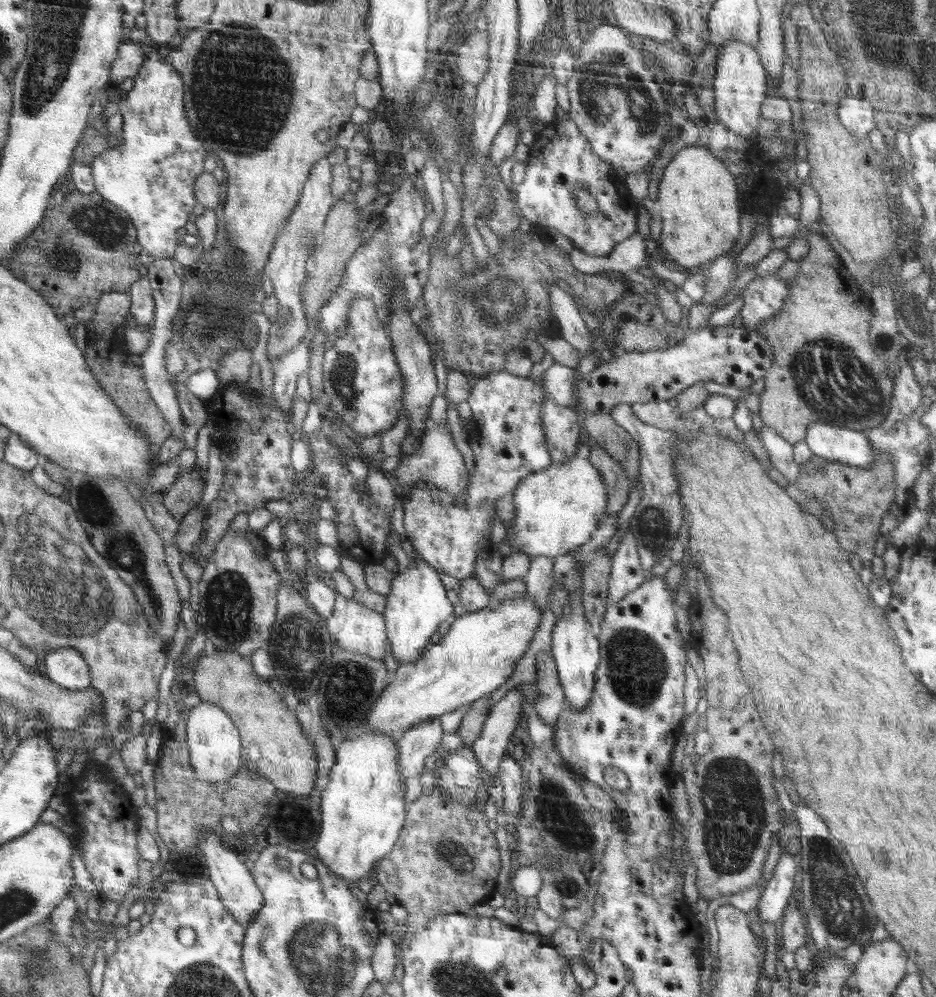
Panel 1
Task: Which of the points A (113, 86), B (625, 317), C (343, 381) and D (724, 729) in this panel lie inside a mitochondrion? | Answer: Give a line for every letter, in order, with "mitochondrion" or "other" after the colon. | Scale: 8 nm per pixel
A: other
B: other
C: mitochondrion
D: other

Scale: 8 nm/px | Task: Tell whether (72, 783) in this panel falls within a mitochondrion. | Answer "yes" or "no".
no

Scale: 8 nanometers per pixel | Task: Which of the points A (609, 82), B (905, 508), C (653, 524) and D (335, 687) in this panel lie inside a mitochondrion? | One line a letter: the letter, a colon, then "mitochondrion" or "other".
A: mitochondrion
B: other
C: mitochondrion
D: mitochondrion

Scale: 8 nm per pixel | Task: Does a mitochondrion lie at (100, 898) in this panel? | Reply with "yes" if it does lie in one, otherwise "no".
no

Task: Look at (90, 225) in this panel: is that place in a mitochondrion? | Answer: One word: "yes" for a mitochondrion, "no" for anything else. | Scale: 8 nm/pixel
yes

